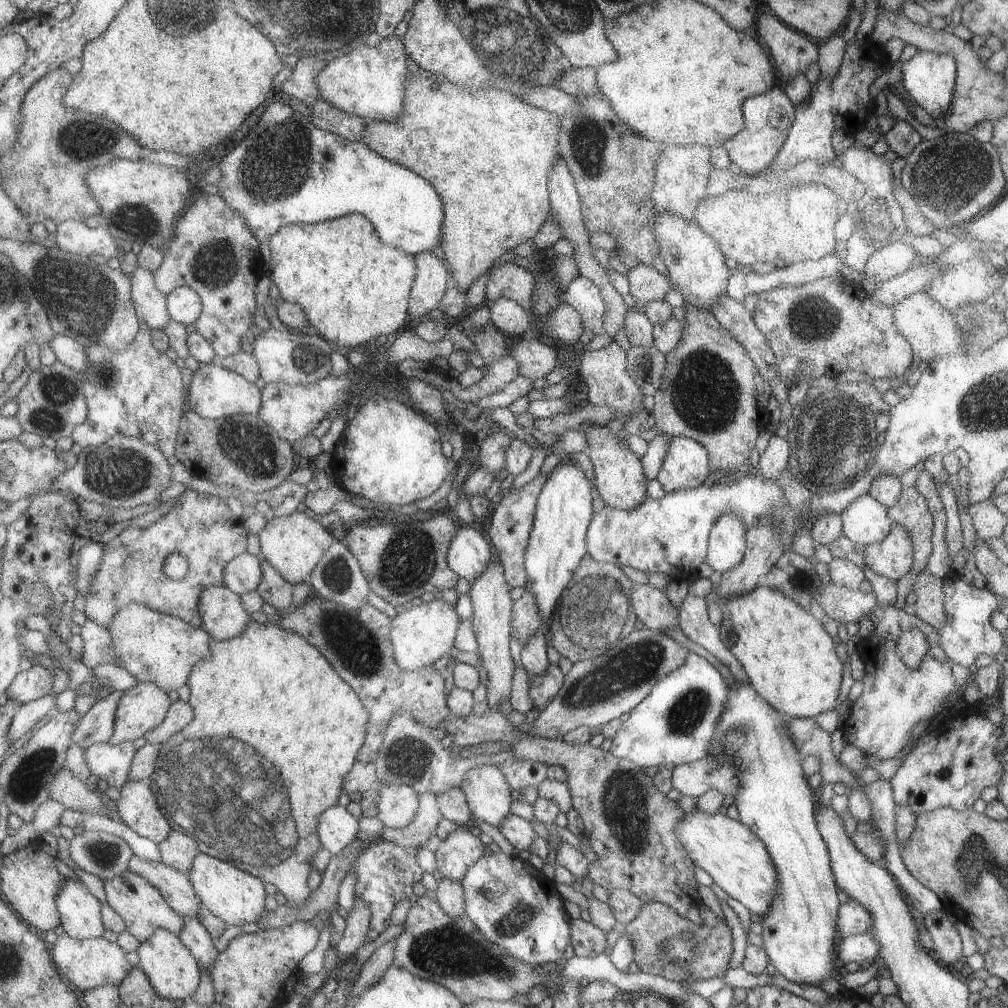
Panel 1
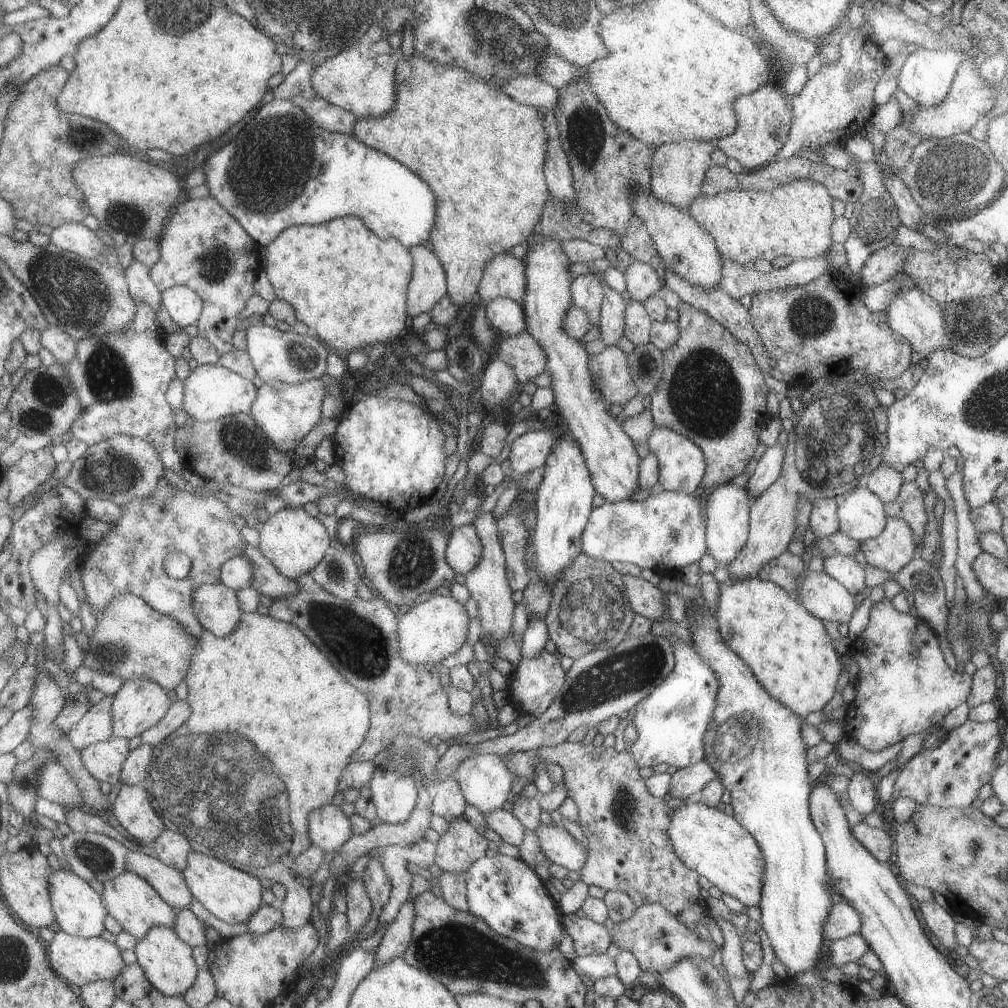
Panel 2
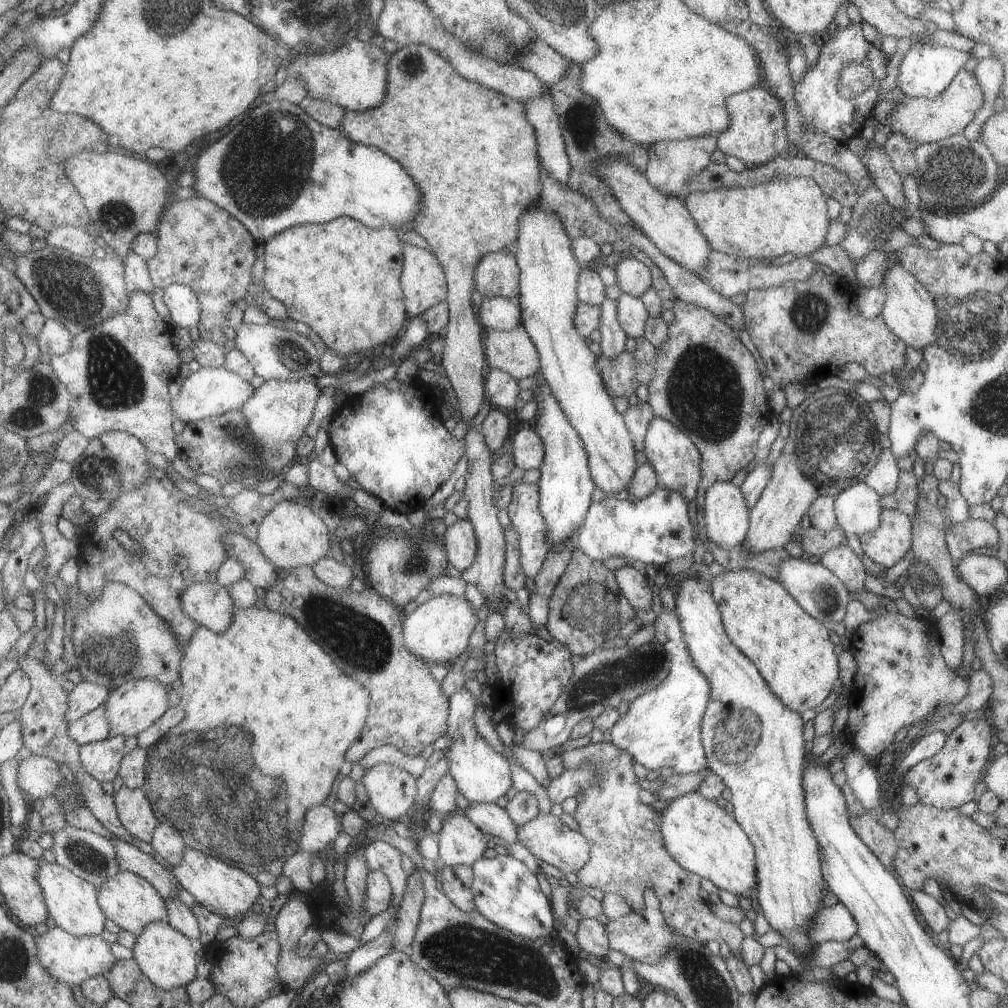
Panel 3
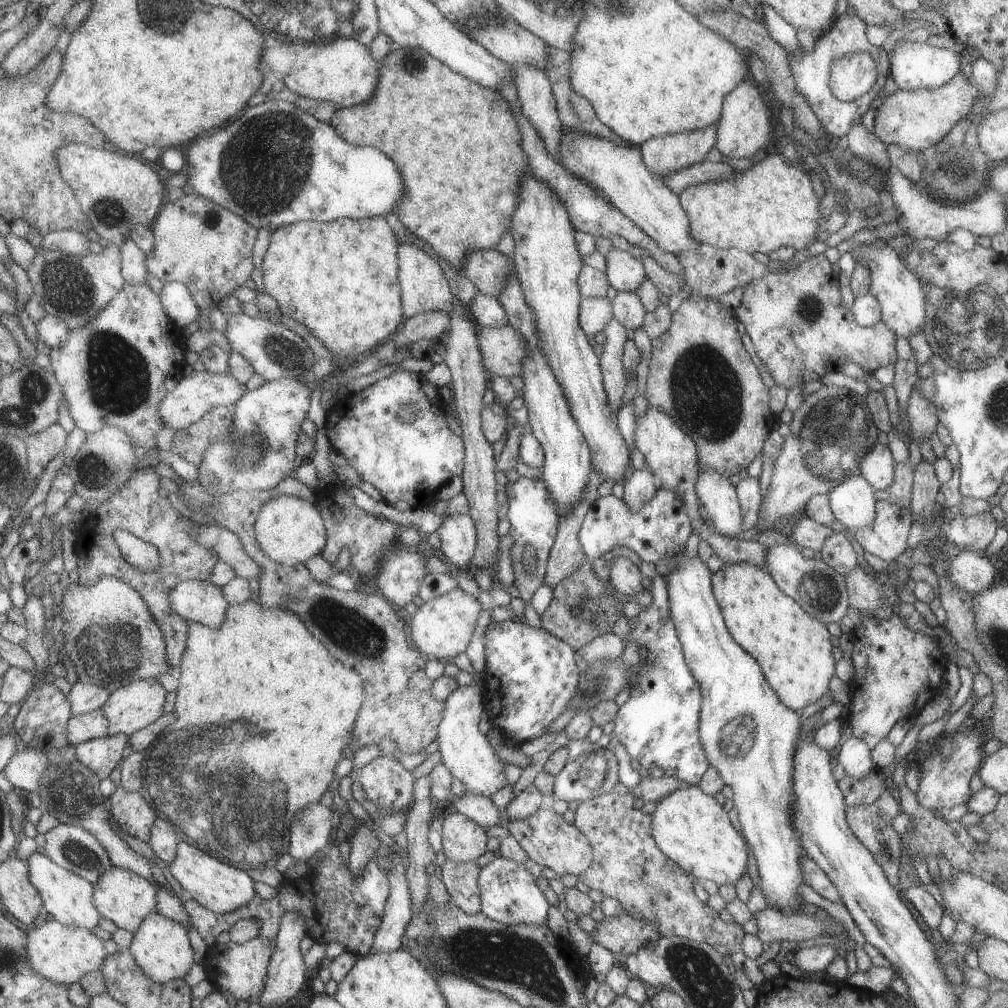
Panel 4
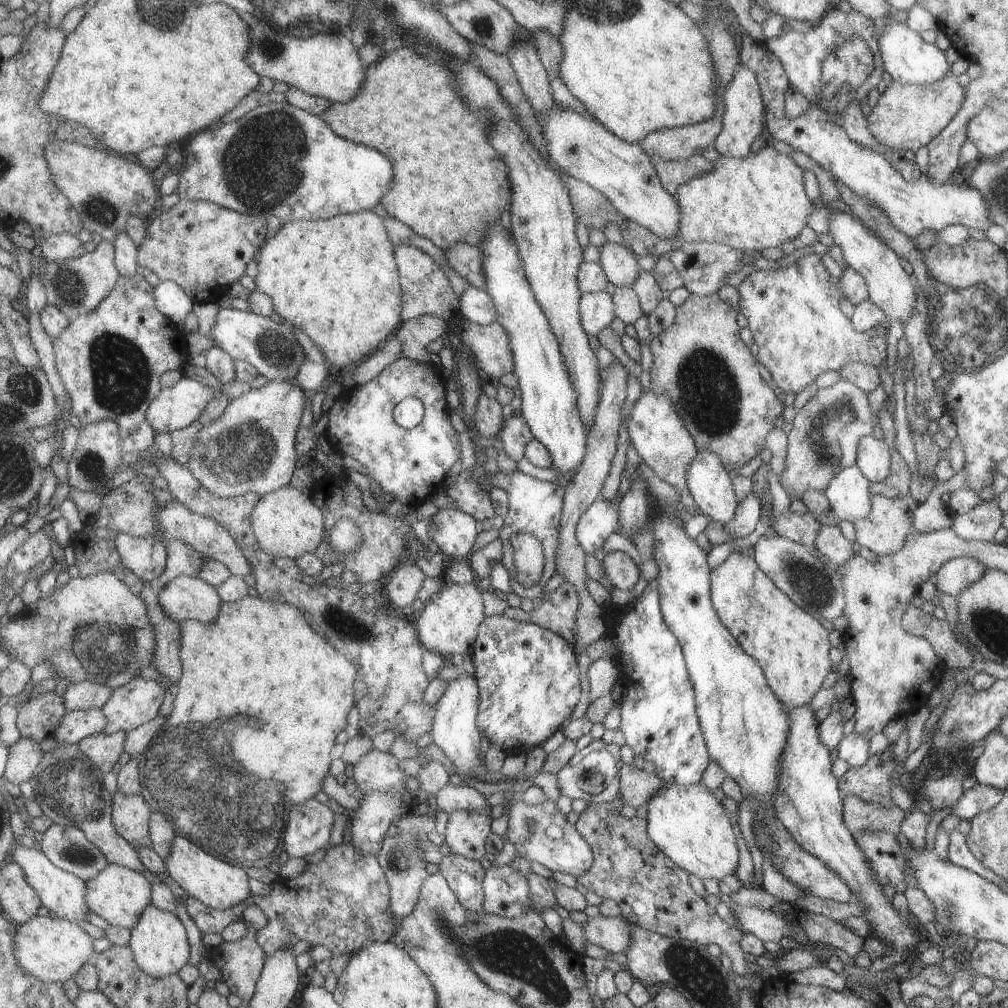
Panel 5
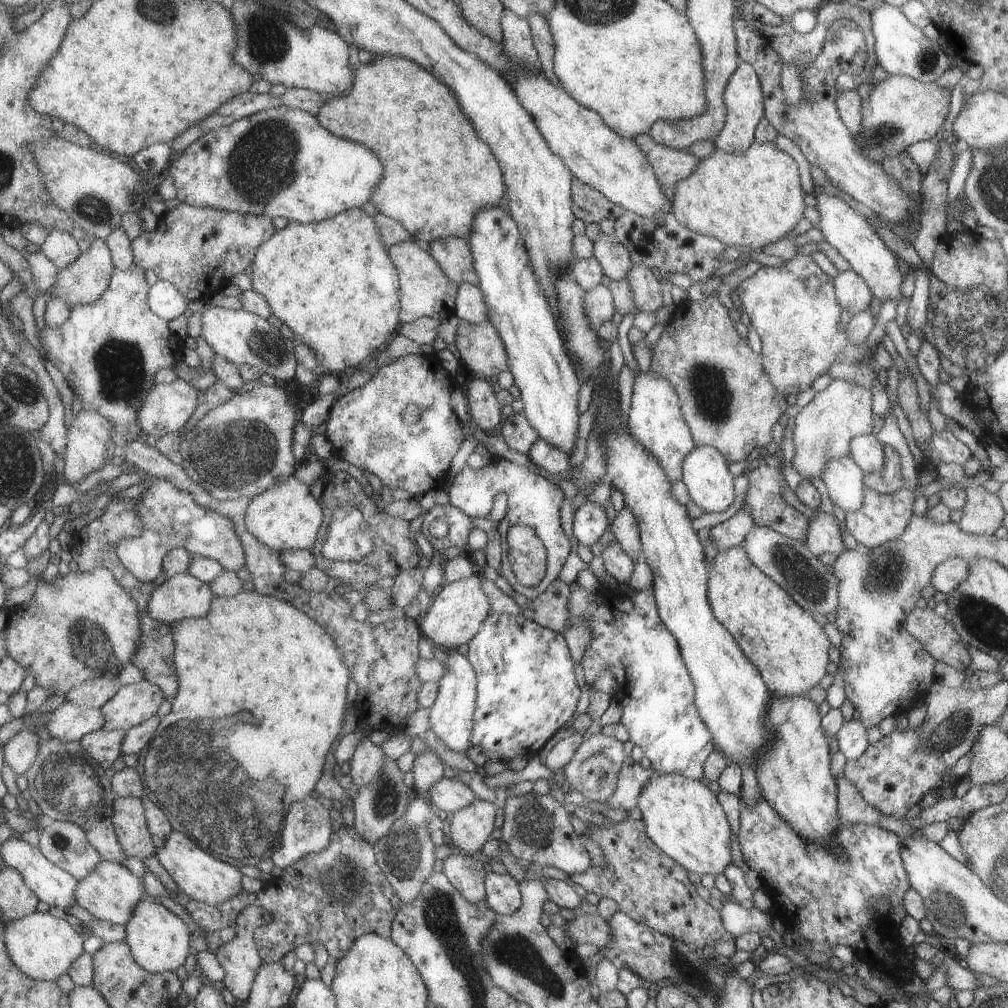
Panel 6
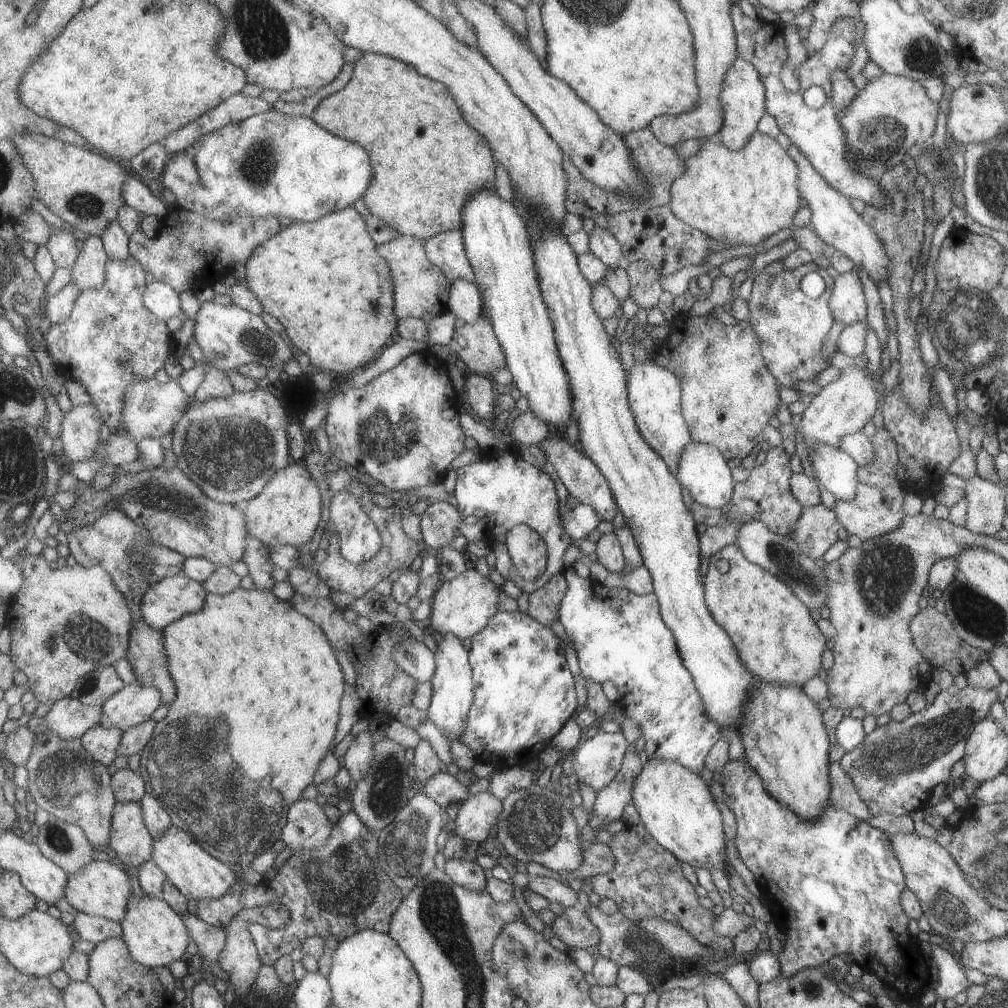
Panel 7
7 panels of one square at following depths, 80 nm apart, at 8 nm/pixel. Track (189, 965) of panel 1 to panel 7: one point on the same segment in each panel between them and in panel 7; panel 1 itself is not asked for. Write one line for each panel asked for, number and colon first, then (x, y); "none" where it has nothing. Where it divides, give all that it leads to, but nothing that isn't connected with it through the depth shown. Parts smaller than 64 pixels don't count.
2: (168, 961)
3: (167, 957)
4: (161, 945)
5: (159, 941)
6: (159, 938)
7: (155, 932)

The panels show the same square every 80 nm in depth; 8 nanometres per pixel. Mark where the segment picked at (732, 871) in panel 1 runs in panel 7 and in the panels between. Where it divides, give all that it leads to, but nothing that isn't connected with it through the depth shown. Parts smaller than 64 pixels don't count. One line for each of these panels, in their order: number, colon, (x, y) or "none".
2: (718, 847)
3: (703, 839)
4: (691, 829)
5: (686, 822)
6: (681, 816)
7: (673, 803)

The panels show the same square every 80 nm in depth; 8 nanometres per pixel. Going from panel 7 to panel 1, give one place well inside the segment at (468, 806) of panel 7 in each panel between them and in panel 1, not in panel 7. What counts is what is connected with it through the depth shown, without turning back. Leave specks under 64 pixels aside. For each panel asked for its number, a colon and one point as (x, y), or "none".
1: (457, 852)
2: (460, 846)
3: (459, 843)
4: (462, 840)
5: (464, 834)
6: (467, 828)

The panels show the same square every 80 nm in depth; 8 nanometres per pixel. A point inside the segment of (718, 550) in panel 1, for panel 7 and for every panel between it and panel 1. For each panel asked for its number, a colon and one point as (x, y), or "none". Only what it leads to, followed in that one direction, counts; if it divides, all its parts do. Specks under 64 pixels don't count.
2: (727, 520)
3: (725, 515)
4: (717, 497)
5: (708, 483)
6: (704, 472)
7: (702, 471)

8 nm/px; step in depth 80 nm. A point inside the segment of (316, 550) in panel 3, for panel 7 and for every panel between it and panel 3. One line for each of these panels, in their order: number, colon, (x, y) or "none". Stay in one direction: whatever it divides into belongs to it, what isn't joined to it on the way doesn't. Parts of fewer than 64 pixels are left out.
4: (289, 528)
5: (287, 522)
6: (286, 516)
7: (287, 512)

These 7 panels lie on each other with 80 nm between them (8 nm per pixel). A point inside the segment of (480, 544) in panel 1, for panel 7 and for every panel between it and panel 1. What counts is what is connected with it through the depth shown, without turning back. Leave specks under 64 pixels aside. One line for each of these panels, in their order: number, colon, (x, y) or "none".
2: (463, 551)
3: (459, 539)
4: (457, 534)
5: (453, 531)
6: (445, 525)
7: (438, 523)

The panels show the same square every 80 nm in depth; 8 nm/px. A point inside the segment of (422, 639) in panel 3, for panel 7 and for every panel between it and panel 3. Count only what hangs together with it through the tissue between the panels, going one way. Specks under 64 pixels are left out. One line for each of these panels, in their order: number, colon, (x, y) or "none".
4: (442, 627)
5: (447, 624)
6: (457, 610)
7: (461, 606)

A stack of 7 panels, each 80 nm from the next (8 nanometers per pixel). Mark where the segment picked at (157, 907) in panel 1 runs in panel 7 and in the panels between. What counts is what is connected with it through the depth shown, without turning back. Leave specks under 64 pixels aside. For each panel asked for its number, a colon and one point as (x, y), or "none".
2: (131, 900)
3: (132, 902)
4: (126, 898)
5: (119, 895)
6: (111, 893)
7: (103, 890)

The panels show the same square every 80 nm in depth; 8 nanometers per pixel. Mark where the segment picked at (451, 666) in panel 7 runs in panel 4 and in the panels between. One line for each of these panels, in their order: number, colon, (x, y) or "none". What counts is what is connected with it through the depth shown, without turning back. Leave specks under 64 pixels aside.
4: (463, 749)
5: (454, 730)
6: (450, 716)

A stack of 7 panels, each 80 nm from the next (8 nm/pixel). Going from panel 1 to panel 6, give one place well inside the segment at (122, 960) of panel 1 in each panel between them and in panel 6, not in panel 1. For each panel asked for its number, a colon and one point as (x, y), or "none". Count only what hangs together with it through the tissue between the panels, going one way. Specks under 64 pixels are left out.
2: (80, 961)
3: (73, 959)
4: (64, 954)
5: (53, 949)
6: (44, 947)

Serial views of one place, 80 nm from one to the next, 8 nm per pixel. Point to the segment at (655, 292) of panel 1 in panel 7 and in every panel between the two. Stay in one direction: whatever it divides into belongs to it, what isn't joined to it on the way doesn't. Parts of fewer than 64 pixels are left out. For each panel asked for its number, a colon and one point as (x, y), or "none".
2: (642, 280)
3: (632, 277)
4: (624, 272)
5: (621, 268)
6: (612, 257)
7: (601, 243)

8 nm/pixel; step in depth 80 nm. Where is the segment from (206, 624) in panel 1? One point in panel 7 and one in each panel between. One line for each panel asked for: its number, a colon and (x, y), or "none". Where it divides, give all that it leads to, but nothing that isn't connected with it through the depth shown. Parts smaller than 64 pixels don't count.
2: (217, 606)
3: (209, 603)
4: (200, 601)
5: (186, 597)
6: (184, 596)
7: (169, 599)

